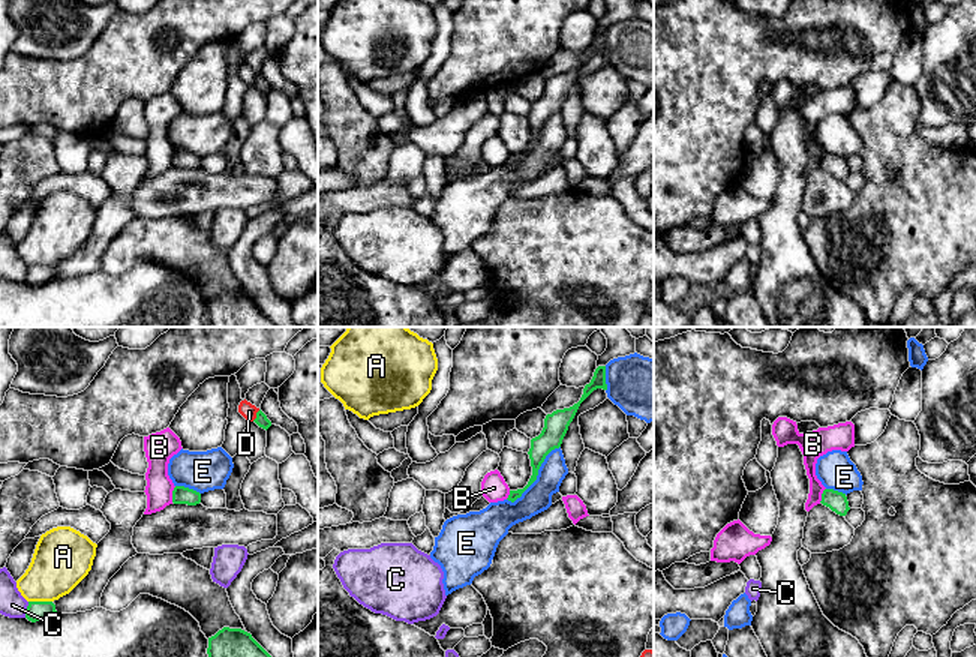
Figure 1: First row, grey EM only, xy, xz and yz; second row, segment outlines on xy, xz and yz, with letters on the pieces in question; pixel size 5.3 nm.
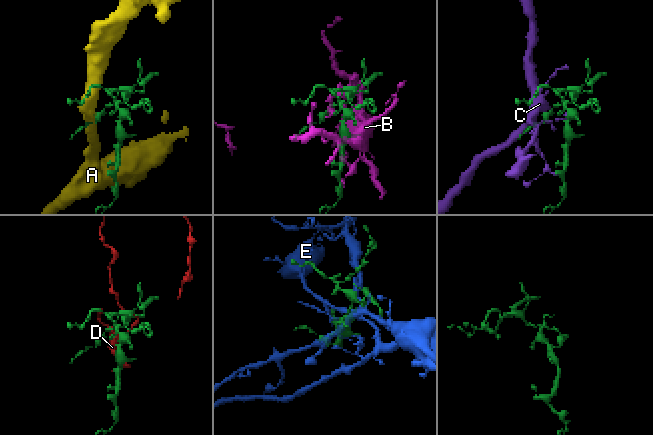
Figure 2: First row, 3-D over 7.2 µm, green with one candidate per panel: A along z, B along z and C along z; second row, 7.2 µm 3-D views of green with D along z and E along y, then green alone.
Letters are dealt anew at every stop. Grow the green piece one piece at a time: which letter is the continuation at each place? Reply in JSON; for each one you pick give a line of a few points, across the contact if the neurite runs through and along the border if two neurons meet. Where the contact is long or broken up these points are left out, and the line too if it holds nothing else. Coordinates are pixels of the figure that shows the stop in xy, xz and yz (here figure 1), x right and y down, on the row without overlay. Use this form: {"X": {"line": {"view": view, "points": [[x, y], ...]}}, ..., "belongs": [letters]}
{"belongs": []}

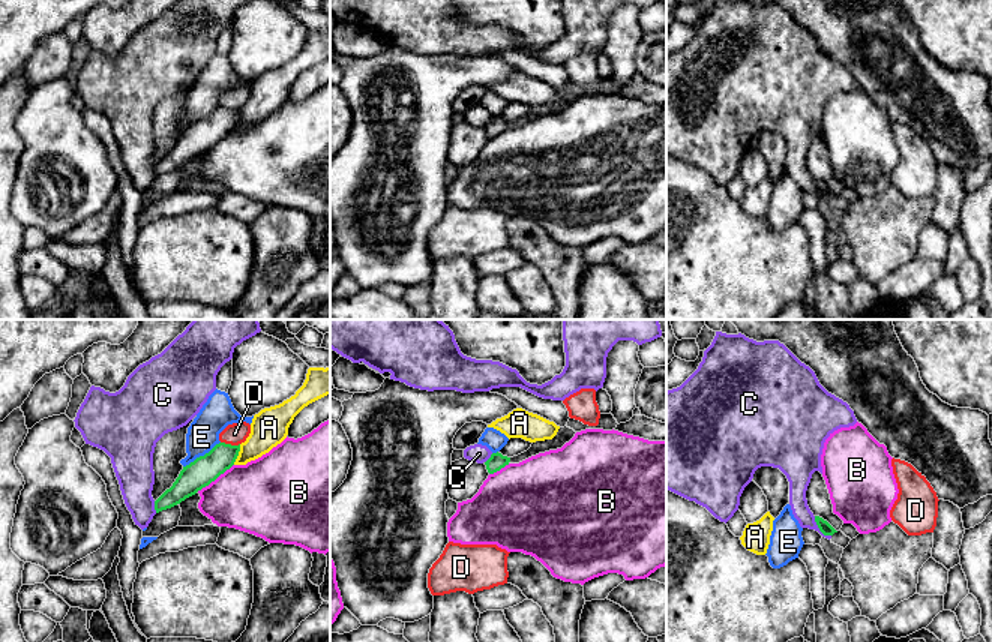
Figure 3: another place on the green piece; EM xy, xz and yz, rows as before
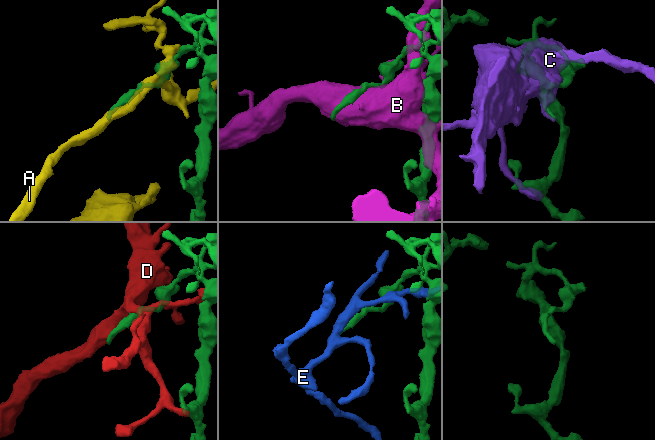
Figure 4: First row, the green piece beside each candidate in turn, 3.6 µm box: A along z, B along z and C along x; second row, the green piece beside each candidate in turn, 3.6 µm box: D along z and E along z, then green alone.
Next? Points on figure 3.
{"belongs": []}

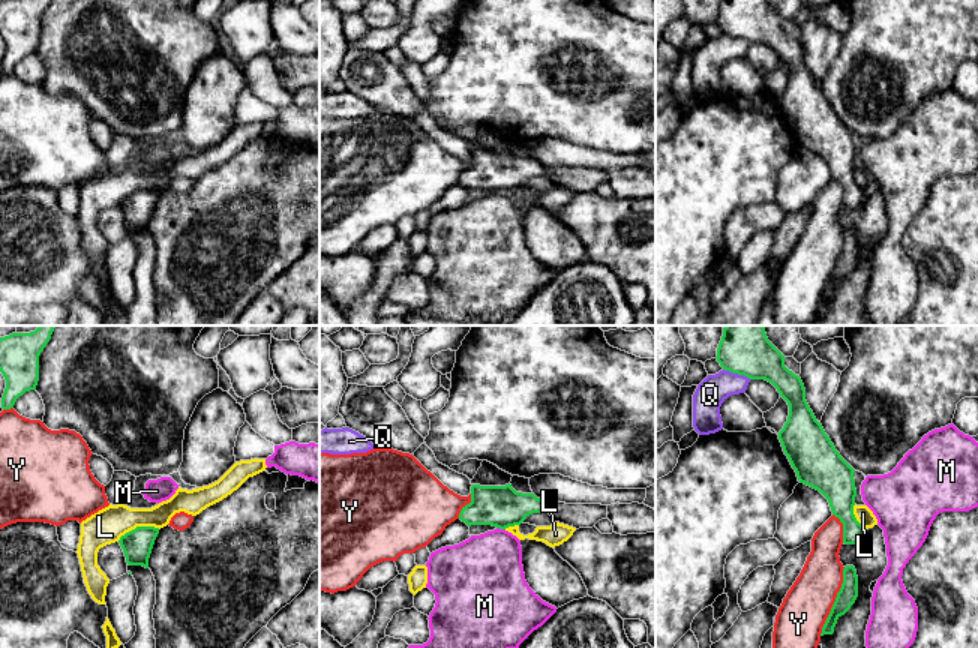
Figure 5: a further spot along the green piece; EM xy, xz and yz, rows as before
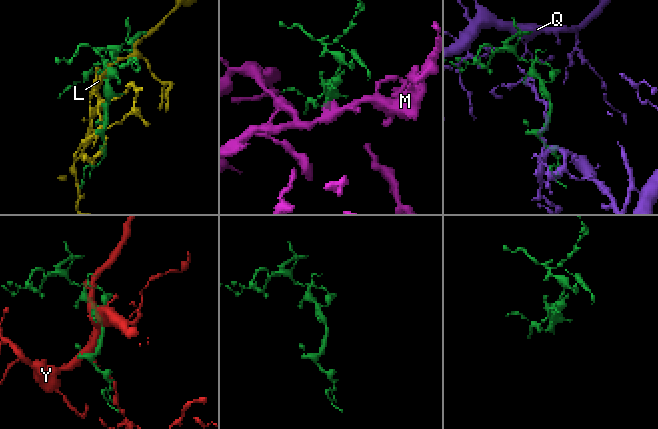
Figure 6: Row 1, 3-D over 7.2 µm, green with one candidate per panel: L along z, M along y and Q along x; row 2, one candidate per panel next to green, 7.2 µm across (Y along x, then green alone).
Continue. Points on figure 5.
{"belongs": []}

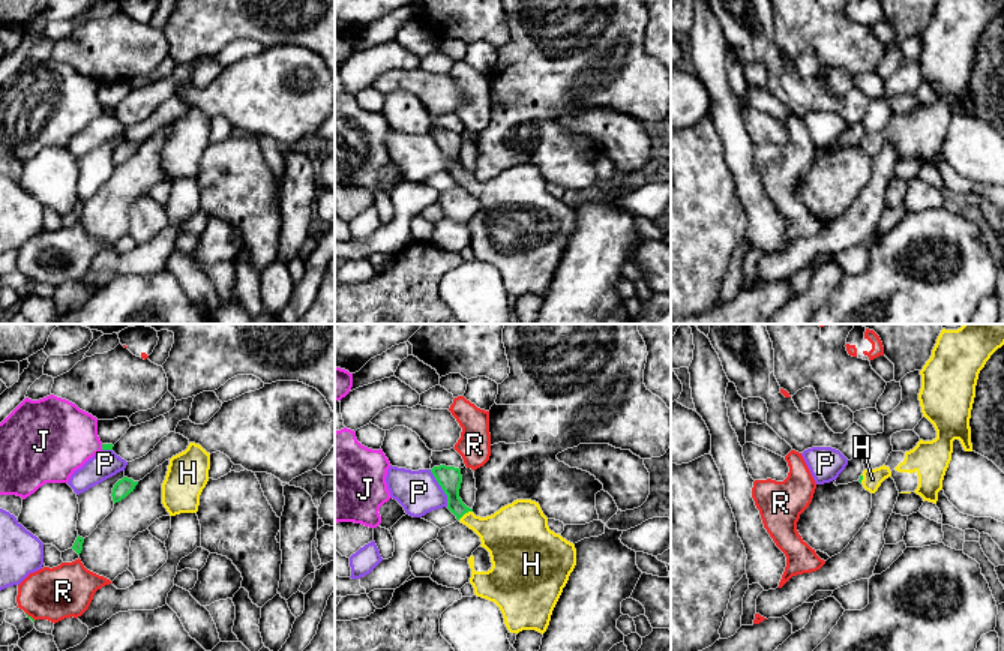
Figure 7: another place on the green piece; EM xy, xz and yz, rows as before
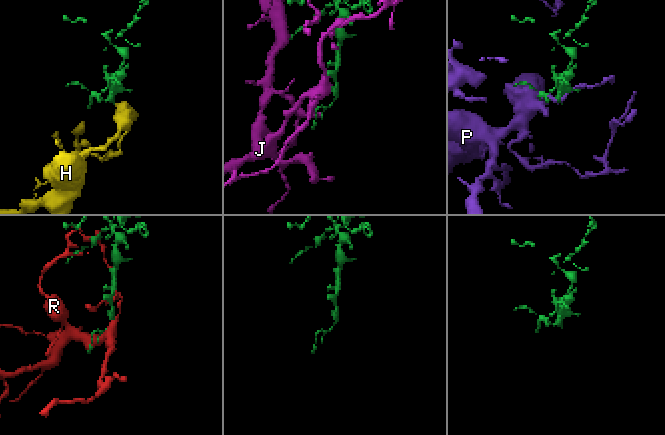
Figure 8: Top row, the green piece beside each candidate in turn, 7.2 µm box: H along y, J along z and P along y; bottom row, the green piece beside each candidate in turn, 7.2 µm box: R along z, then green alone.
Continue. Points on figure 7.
{"H": {"line": {"view": "xz", "points": [[449, 141], [453, 167], [464, 177], [473, 186], [505, 198]]}}, "belongs": ["H"]}

